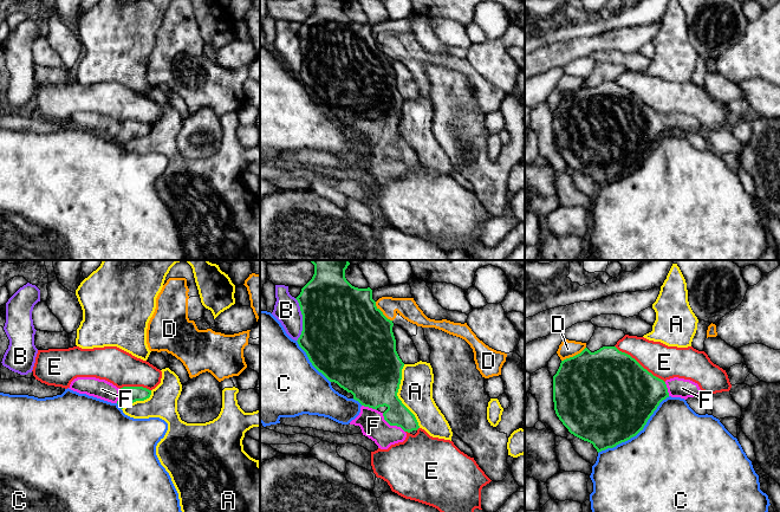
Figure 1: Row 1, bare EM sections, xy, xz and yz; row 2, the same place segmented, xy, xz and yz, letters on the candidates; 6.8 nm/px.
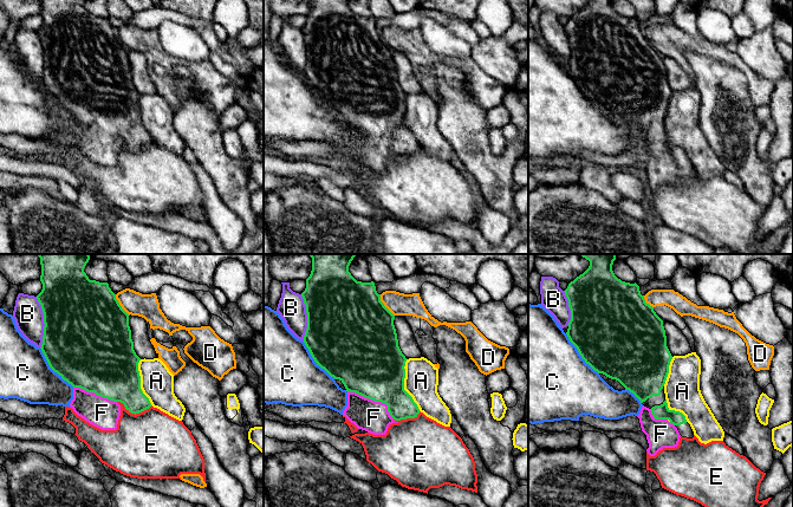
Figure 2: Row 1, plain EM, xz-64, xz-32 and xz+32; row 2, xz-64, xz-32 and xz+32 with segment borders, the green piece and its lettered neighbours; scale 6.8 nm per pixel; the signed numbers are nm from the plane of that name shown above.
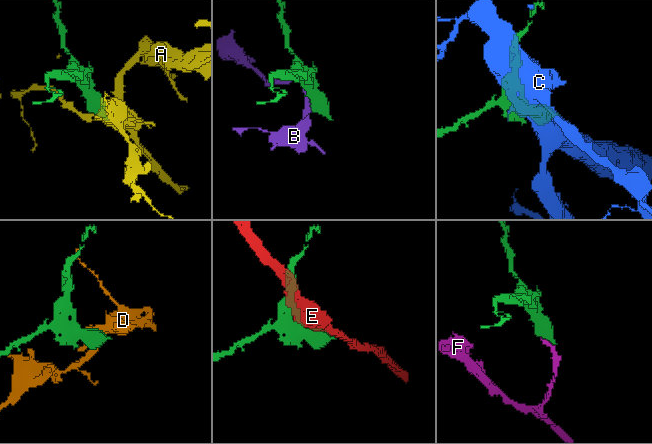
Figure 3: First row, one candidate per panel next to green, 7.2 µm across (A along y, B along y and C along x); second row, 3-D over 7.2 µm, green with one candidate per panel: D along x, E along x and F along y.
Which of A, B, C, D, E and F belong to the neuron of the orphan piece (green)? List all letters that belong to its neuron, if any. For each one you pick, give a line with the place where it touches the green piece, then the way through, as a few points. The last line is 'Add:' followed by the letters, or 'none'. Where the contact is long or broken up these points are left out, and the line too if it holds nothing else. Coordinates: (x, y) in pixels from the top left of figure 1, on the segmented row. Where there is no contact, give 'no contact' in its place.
F: xz (391, 425)
Add: F

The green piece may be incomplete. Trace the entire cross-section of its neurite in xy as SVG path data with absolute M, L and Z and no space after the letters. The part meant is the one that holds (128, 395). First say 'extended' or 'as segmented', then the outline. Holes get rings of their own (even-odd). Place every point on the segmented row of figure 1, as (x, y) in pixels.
extended | M77 377L71 382L69 389L117 403L121 409L136 401L144 401L151 395L151 390L143 387L123 387L119 389L112 383L96 377Z

